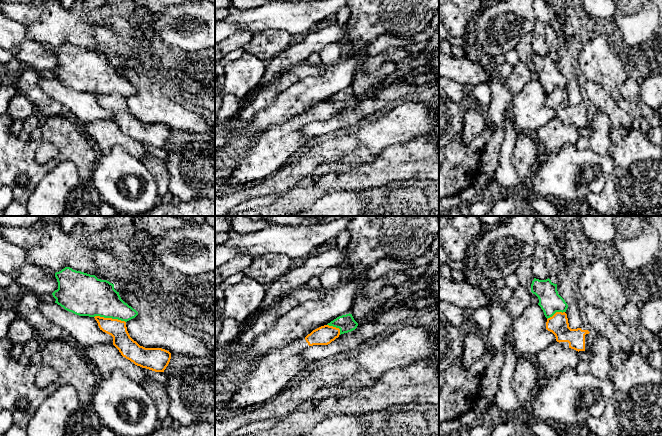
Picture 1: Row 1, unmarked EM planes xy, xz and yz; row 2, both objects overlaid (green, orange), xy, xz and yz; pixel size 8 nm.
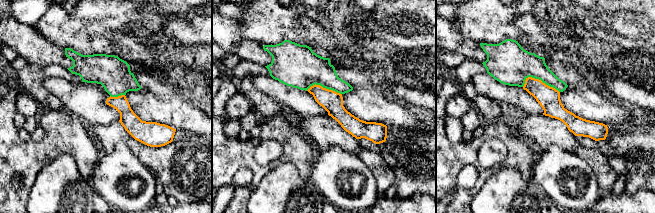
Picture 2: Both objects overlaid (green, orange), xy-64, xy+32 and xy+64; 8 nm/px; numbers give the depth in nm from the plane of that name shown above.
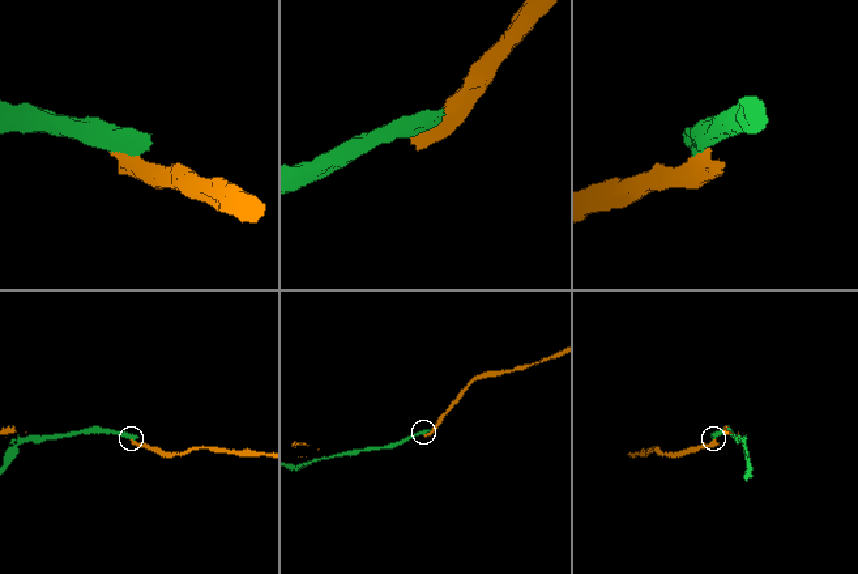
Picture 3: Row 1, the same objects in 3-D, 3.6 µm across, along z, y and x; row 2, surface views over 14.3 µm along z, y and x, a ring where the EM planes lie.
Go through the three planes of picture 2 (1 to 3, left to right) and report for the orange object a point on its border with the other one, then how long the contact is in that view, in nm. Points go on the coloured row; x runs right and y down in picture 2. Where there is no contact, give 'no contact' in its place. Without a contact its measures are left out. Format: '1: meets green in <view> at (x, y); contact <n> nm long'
1: meets green in xy-64 at (117, 96); contact 120 nm long
2: meets green in xy+32 at (324, 87); contact 280 nm long
3: meets green in xy+64 at (539, 79); contact 300 nm long

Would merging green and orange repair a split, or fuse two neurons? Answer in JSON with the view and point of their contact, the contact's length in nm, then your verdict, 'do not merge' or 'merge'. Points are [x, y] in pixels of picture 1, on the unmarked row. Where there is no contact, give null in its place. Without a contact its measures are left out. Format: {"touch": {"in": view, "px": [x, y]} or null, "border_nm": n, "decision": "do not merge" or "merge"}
{"touch": {"in": "xy", "px": [110, 93]}, "border_nm": 260, "decision": "do not merge"}

